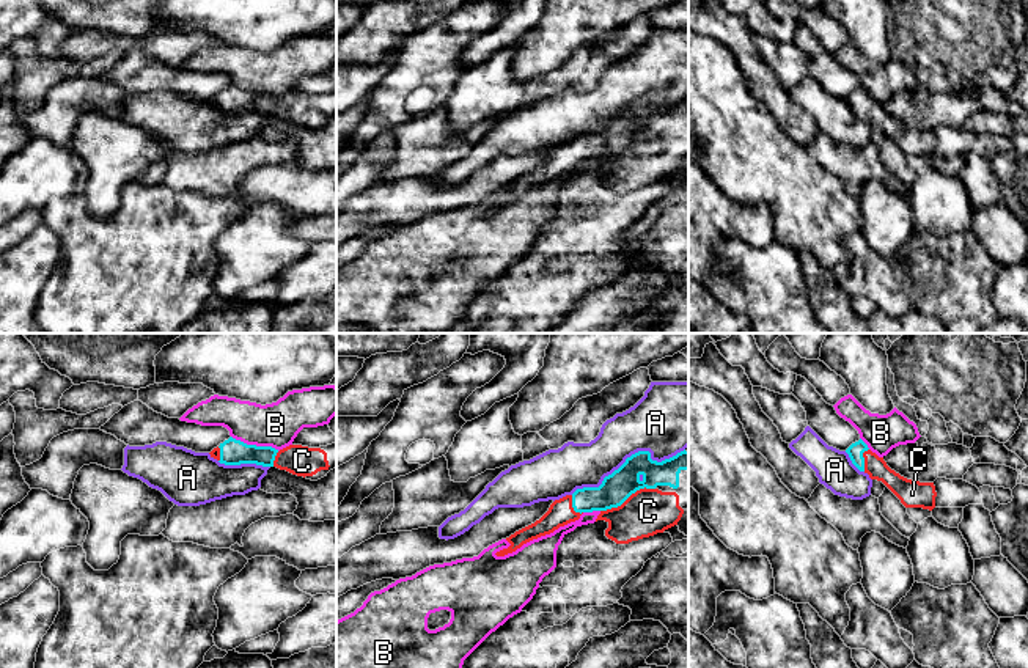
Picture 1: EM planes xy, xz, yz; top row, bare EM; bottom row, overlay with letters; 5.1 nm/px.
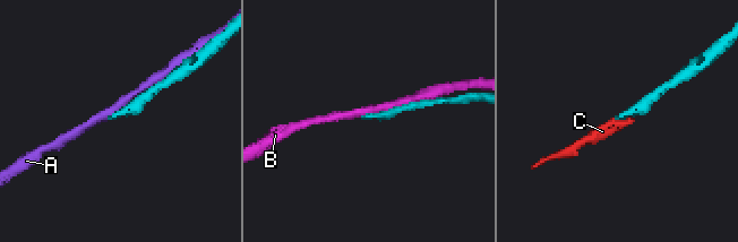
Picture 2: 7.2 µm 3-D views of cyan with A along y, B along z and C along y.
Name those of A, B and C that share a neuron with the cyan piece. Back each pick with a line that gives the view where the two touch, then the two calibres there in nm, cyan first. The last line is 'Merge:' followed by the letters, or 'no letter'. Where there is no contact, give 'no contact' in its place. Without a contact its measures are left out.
C: contact in xz; calibres 160 and 240 nm
Merge: C

